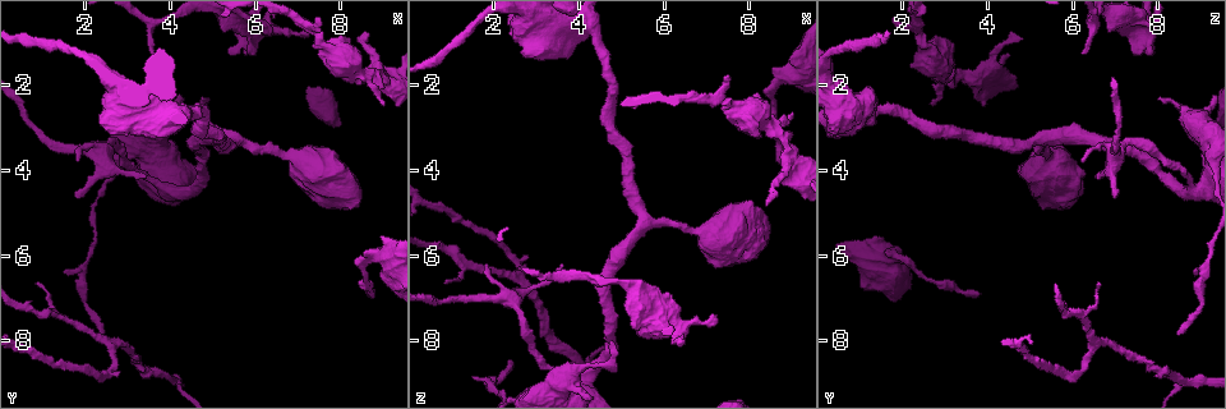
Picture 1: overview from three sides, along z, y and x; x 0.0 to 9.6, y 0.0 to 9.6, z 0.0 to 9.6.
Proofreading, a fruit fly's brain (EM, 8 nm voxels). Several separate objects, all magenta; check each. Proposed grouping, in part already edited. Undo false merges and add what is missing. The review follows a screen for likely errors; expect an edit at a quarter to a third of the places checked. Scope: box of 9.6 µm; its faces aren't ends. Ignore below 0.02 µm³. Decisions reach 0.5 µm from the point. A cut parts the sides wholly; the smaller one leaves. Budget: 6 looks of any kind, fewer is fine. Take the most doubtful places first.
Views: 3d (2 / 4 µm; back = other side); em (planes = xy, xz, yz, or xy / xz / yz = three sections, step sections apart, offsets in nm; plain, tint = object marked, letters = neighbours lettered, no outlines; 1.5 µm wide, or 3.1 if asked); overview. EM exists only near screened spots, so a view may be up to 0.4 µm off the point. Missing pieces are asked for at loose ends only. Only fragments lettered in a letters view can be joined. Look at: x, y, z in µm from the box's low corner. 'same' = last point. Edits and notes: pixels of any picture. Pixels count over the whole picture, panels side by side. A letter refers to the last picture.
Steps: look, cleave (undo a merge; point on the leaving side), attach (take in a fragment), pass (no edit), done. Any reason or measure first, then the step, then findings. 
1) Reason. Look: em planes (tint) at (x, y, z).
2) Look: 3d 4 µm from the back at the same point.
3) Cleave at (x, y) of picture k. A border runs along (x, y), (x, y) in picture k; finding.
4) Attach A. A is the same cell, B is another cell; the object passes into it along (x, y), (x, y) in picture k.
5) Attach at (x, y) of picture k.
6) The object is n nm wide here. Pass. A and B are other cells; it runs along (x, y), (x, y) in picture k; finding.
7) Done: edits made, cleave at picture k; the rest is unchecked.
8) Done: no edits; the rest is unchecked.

An open end. Look: em yz step 4 (letters) at (7.20, 0.85, 7.50).

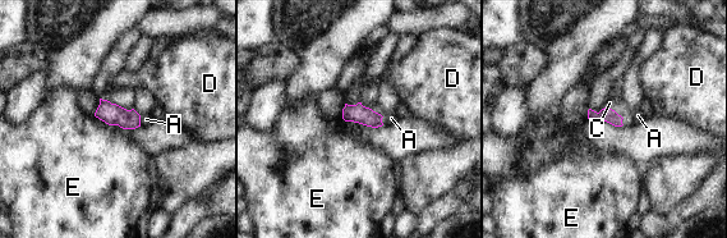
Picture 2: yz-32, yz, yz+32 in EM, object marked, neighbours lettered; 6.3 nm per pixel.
Look: em planes (letters) at the same point.

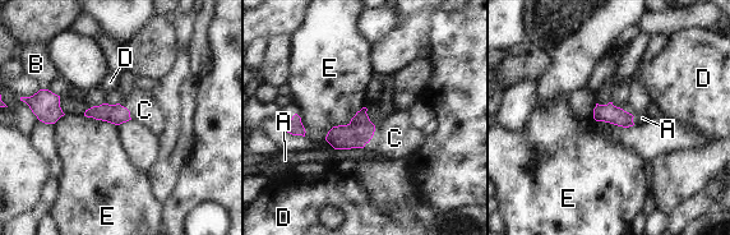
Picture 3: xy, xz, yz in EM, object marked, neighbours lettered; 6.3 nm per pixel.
Attach C. C is the same cell, A, B, D and E are other cells; the object passes into it along (609, 113), (622, 109), (625, 106) in picture 3; it goes on there.

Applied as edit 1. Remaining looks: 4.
Look: 3d 4 µm from the back at (8.95, 2.45, 2.70).

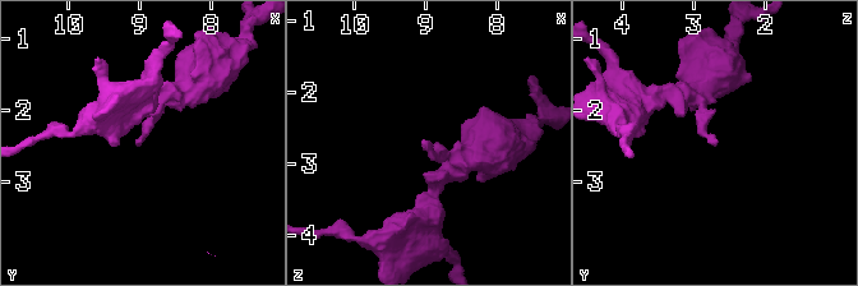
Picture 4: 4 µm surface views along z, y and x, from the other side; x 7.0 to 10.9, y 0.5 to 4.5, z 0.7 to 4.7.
Need the tissue. Look: em planes (letters) at (8.95, 2.45, 2.65).

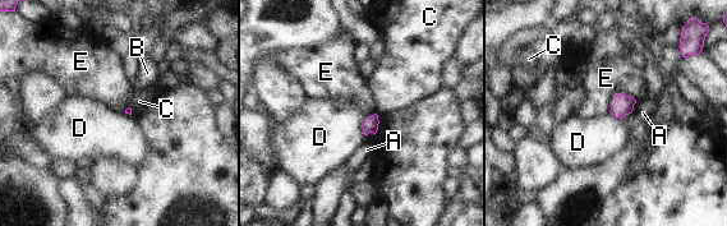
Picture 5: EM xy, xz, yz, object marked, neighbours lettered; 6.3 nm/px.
Pass. A, B, C, D and E are other cells; a border runs along (376, 112), (364, 120), (364, 135) in picture 5; no lettered fragment goes on from it.

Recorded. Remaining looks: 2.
Done: edits made, attach at picture 3; the rest is unchecked.

